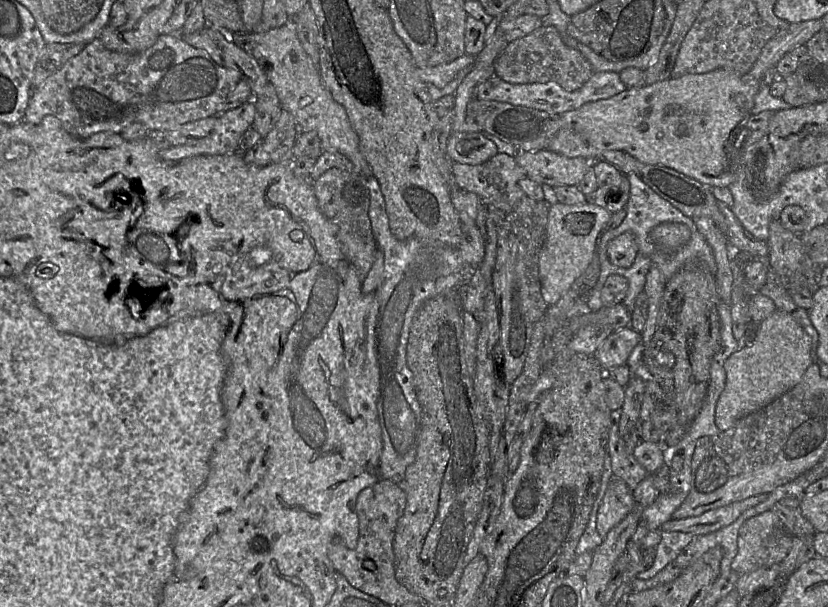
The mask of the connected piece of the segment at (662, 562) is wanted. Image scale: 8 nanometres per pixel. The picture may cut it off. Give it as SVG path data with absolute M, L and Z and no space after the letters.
M661 531L662 539L656 546L657 553L651 567L637 575L637 579L648 580L672 562L690 544L694 535L678 531Z

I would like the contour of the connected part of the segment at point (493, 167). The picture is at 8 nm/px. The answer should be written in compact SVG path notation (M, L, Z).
M498 153L488 161L479 165L468 165L455 162L452 164L452 171L456 188L475 193L484 205L490 203L515 204L526 195L519 186L519 181L527 176L525 169L518 165L514 157L504 153Z

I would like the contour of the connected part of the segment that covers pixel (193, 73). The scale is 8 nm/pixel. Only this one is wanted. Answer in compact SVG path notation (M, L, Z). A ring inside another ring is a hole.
M179 34L161 35L151 47L136 54L108 50L97 38L32 91L22 121L37 125L45 116L53 115L78 139L99 132L121 133L135 122L142 123L149 133L163 133L220 114L220 106L241 79L238 71L217 64L205 50L189 45Z

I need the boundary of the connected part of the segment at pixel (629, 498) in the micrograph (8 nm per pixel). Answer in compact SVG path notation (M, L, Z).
M612 476L598 509L596 528L602 538L633 509L633 490L619 477Z

